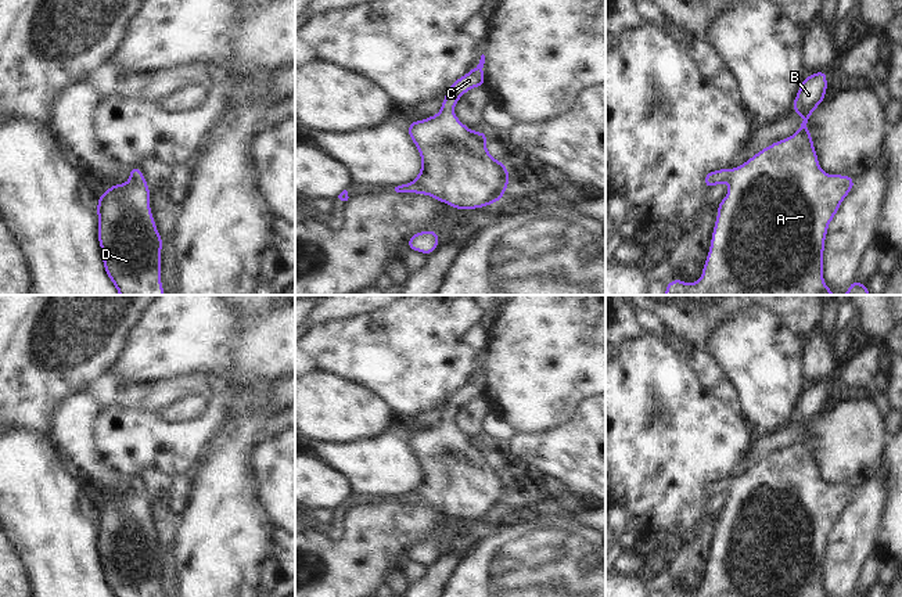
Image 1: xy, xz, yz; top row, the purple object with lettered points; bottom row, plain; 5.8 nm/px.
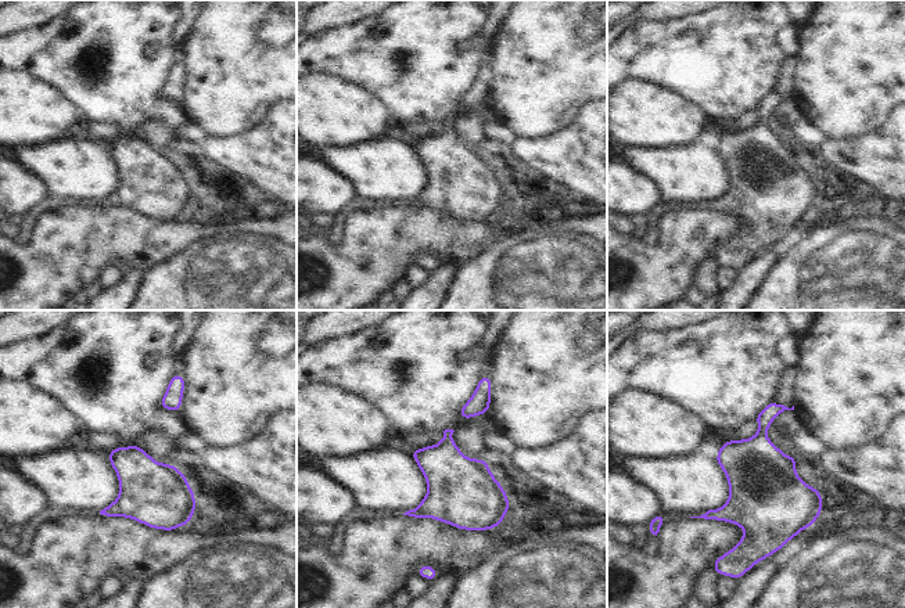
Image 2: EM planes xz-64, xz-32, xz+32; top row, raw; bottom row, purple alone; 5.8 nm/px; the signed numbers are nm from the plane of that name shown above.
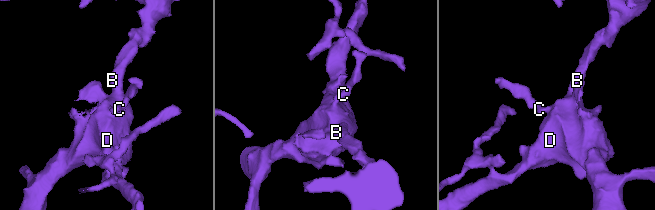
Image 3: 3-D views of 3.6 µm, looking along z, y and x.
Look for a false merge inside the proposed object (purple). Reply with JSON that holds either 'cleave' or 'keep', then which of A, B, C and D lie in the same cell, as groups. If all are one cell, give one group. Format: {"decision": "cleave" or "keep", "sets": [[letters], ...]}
{"decision": "keep", "sets": [["A", "B", "C", "D"]]}

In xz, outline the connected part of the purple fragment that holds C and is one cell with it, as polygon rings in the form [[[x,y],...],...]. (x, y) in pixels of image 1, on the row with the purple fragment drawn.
[[[482,54],[477,66],[448,87],[436,115],[409,122],[421,170],[413,181],[395,187],[396,193],[434,197],[457,211],[481,209],[504,197],[510,173],[488,152],[489,134],[470,130],[453,111],[468,90],[485,86],[484,64]]]

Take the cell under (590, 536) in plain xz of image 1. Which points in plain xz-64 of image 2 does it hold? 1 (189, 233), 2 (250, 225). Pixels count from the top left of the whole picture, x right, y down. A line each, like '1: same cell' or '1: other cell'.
1: other cell
2: other cell

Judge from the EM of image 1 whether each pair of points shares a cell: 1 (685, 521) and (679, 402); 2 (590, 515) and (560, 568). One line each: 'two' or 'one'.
1: one
2: two

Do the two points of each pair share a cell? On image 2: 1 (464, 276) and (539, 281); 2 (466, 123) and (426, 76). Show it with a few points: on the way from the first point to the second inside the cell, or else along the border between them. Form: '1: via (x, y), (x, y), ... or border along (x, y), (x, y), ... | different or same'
1: via (482, 276), (495, 272), (506, 281), (521, 281) | same
2: border along (455, 121), (463, 115), (476, 115), (482, 123) | different

